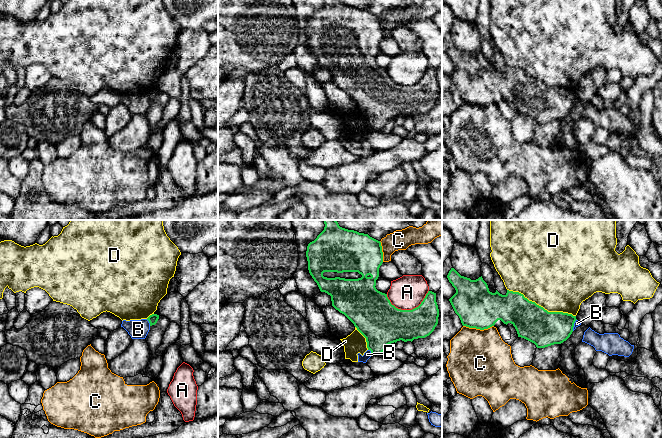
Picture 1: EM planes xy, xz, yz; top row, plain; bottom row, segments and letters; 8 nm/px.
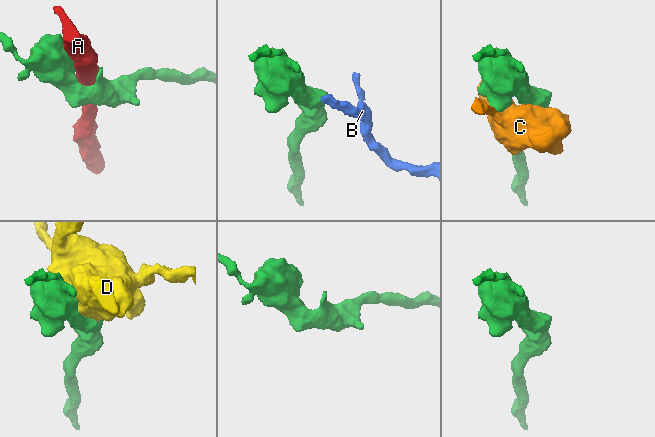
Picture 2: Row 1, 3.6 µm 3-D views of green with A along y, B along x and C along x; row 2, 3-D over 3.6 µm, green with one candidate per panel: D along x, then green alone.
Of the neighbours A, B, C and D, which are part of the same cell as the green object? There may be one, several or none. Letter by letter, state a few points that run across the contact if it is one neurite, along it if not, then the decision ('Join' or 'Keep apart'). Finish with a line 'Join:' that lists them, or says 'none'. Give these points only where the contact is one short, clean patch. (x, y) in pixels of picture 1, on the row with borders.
A: Keep apart
B: Line: xy (146, 319), (150, 325). Keep apart
C: Keep apart
D: Keep apart
Join: none

